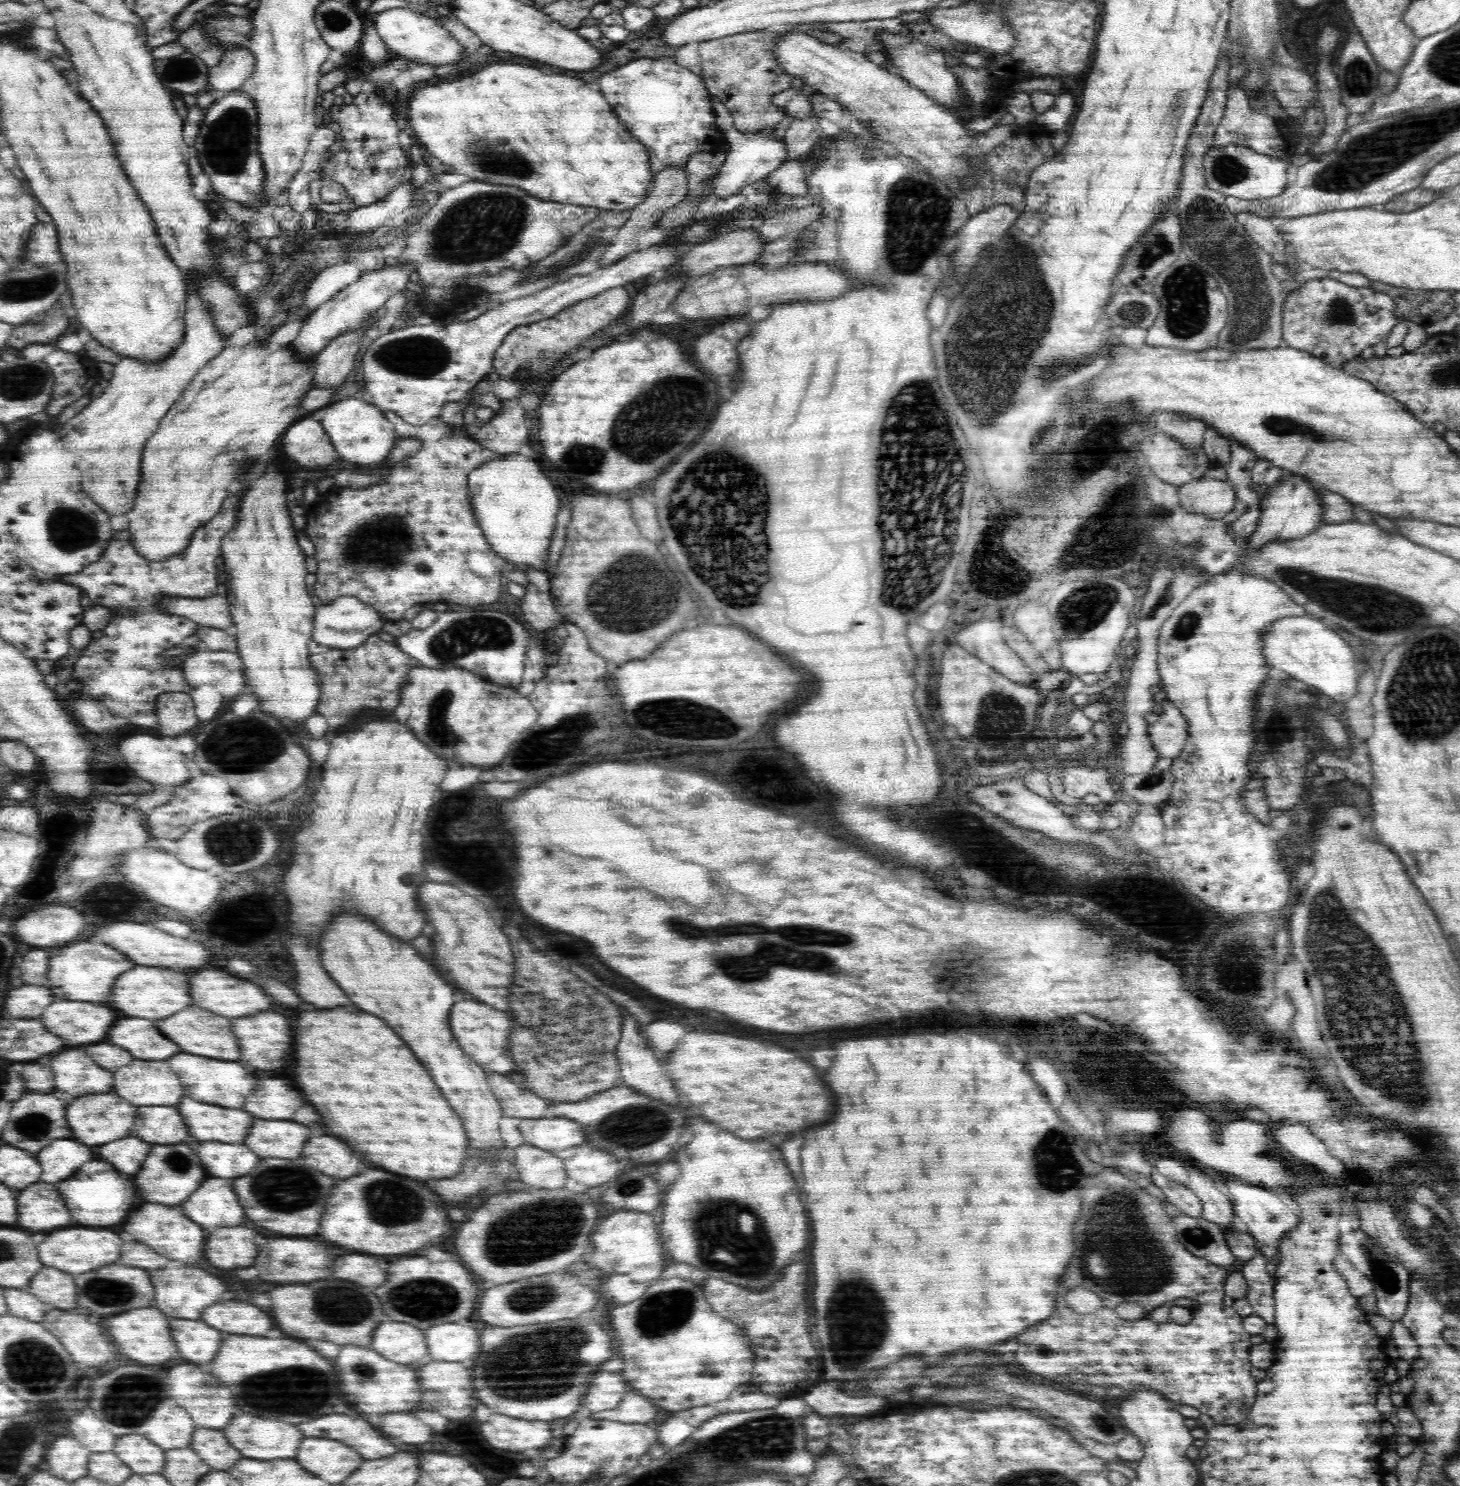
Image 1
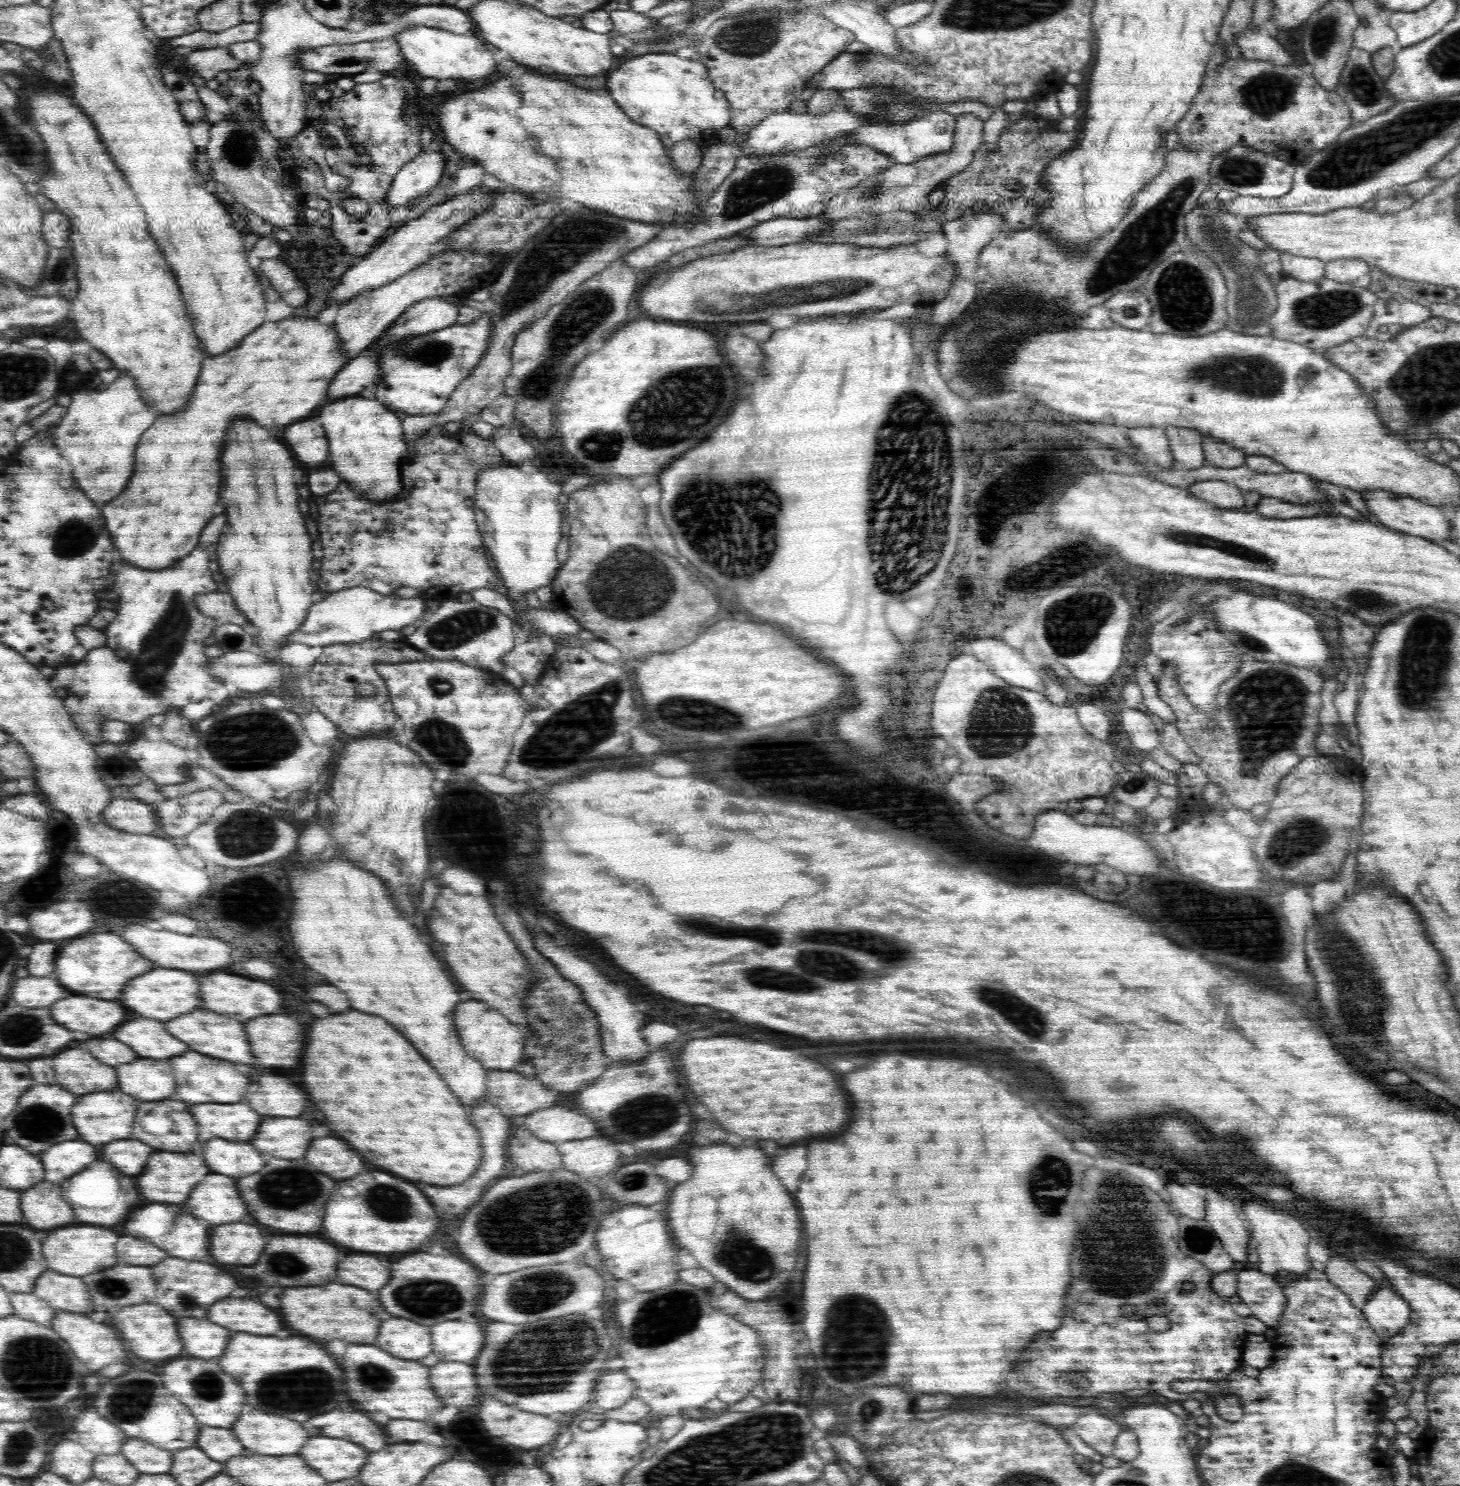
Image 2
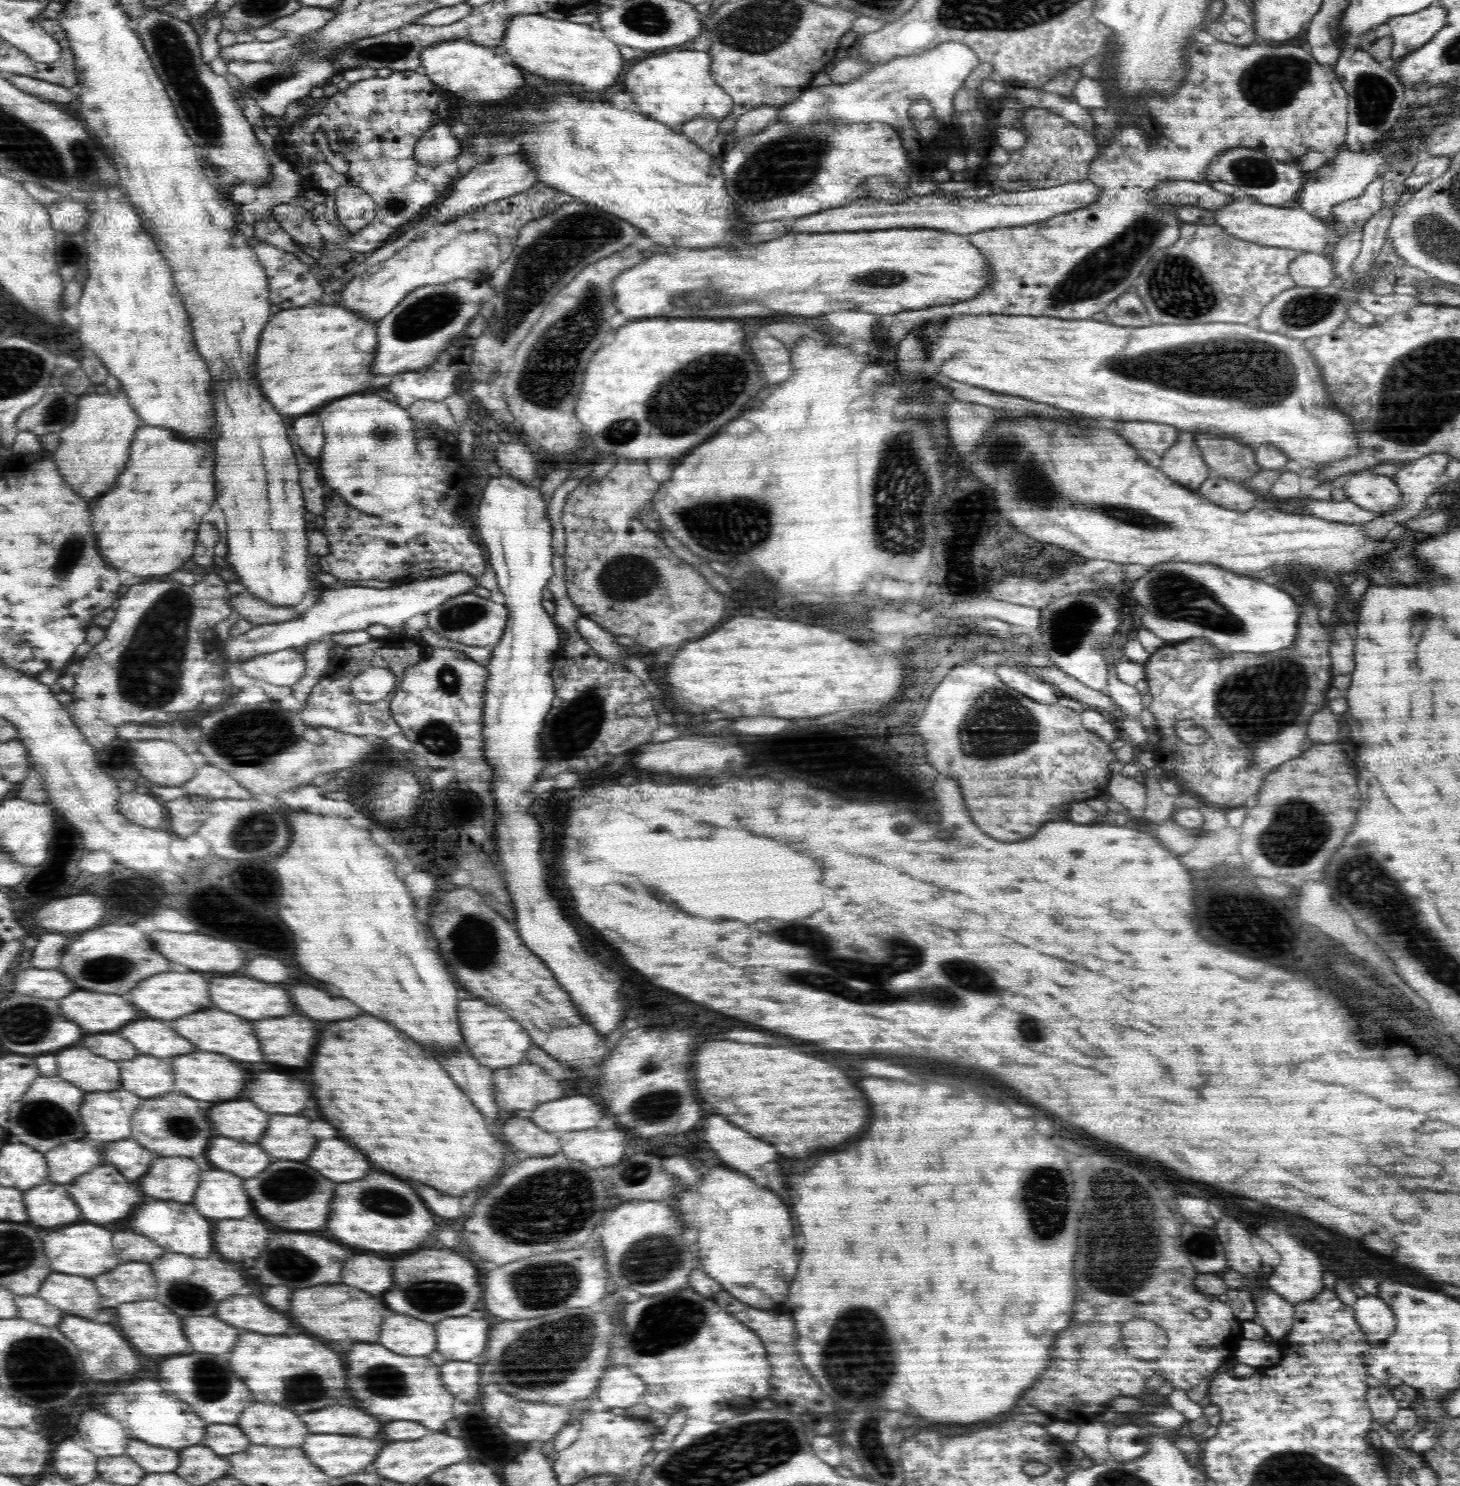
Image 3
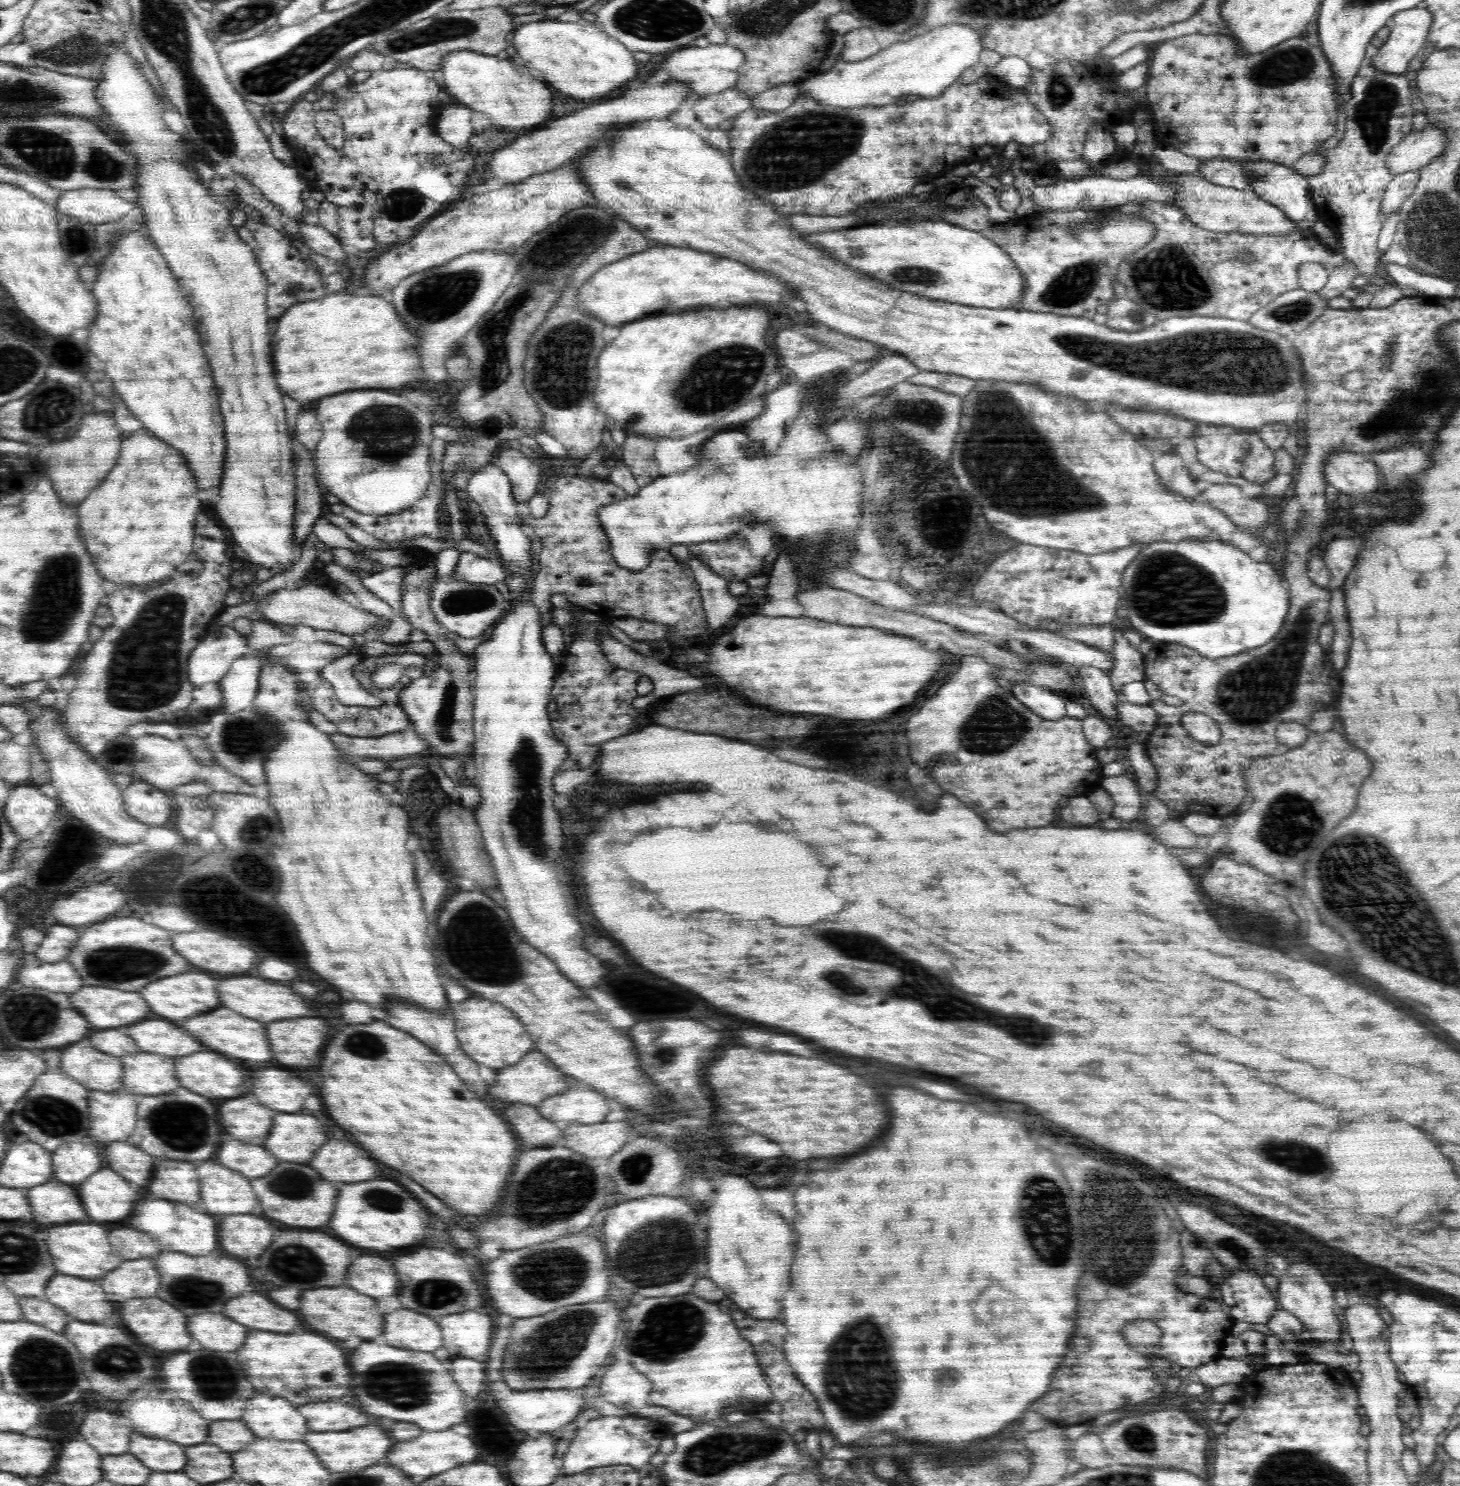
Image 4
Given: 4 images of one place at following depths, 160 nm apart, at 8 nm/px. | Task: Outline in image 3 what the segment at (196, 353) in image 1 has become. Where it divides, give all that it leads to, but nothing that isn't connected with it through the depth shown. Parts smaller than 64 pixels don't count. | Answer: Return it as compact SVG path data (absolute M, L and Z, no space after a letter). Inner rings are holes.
M124 392L81 395L77 404L74 422L60 432L58 450L52 454L53 462L80 496L96 498L112 486L112 478L120 474L120 468L124 470L124 462L128 460L124 456L128 456L128 446L142 424L132 405L128 404L128 398L124 398Z

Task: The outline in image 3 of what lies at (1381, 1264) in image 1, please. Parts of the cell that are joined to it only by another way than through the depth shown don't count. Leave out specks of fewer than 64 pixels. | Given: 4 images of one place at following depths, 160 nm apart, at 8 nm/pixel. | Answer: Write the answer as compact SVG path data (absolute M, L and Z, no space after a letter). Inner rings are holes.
M1361 1293L1353 1304L1356 1324L1364 1332L1365 1344L1376 1347L1396 1330L1396 1317L1392 1309L1377 1295Z

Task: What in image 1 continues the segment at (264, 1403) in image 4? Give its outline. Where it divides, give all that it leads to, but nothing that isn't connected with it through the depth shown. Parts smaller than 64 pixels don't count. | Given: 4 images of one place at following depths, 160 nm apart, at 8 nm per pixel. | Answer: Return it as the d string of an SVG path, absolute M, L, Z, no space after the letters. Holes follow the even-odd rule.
M238 1412L232 1422L224 1428L226 1438L236 1446L236 1450L242 1452L246 1458L256 1458L256 1460L276 1460L276 1458L294 1458L296 1450L304 1438L304 1434L286 1422L276 1422L268 1418L256 1418L246 1412Z

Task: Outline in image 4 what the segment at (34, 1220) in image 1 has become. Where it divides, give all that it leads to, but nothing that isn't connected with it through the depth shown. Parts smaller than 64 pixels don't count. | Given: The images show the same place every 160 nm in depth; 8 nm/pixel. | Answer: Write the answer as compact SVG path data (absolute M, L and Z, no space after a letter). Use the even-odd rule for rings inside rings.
M46 1182L30 1188L28 1202L34 1218L40 1224L64 1224L88 1218L83 1202L78 1200L76 1189L62 1182Z

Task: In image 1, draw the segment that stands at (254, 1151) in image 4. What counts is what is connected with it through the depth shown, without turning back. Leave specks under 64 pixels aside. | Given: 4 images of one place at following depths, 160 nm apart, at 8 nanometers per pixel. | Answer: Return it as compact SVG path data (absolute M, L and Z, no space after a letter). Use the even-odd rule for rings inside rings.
M202 1142L196 1148L202 1166L208 1174L218 1178L236 1178L252 1172L260 1158L244 1144L226 1142Z

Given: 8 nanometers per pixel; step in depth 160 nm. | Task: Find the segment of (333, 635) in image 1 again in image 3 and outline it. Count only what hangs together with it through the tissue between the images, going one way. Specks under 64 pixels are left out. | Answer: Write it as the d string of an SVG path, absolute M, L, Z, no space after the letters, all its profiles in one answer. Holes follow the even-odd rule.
M452 572L438 578L416 580L398 583L394 587L378 589L373 587L347 586L329 587L323 590L320 598L299 617L279 622L278 624L254 625L246 634L236 638L230 637L226 642L221 641L217 649L224 649L232 664L237 666L240 661L251 656L278 652L286 648L302 648L308 643L327 639L328 635L340 632L356 632L366 630L372 624L387 626L391 632L407 633L404 622L416 614L426 614L458 594L468 593L478 582L478 575L465 572Z

